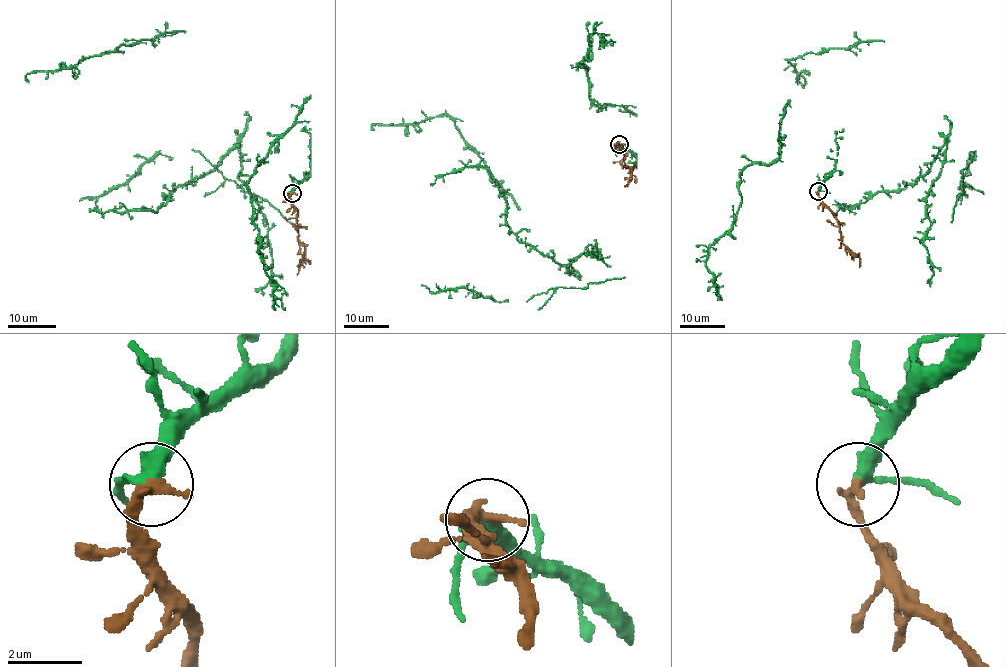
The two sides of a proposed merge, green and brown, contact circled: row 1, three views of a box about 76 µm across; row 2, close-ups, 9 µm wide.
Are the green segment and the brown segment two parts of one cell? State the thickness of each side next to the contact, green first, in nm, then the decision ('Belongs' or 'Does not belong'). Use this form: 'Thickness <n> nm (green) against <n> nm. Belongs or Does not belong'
Thickness 320 nm (green) against 360 nm. Belongs

